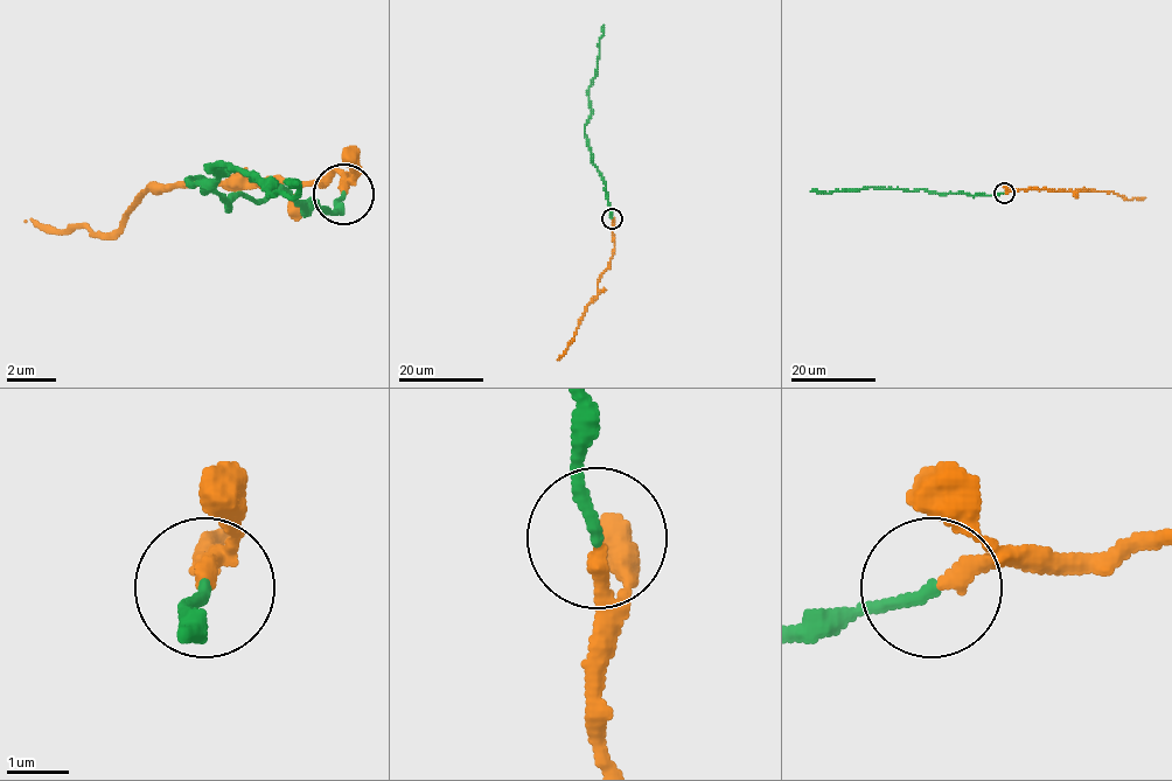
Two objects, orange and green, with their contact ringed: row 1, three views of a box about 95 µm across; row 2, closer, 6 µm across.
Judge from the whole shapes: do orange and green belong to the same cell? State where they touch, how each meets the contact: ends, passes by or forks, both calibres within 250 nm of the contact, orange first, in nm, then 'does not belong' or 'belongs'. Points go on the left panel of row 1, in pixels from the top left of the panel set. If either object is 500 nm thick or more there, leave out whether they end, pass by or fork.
at (343, 194); orange ends there; green ends there; 280 nm thick on the orange side, 180 nm on the other; belongs

